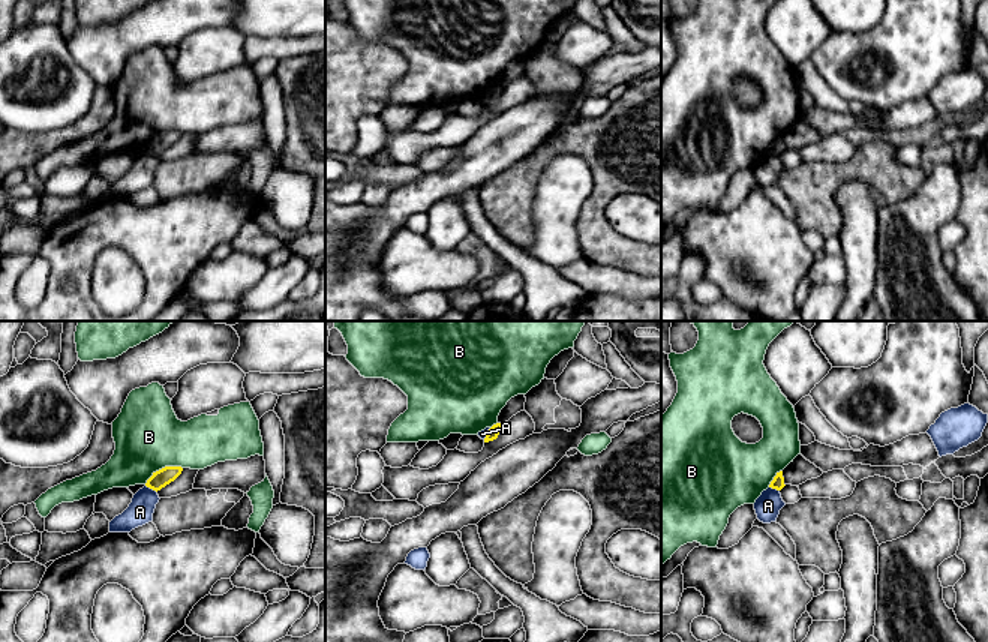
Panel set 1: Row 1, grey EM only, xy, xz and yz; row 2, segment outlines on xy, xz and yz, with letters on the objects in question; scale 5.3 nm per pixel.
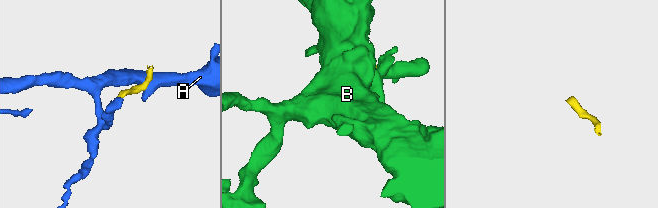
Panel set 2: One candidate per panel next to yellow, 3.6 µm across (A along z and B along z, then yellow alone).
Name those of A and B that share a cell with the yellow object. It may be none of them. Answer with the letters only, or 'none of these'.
none of these

